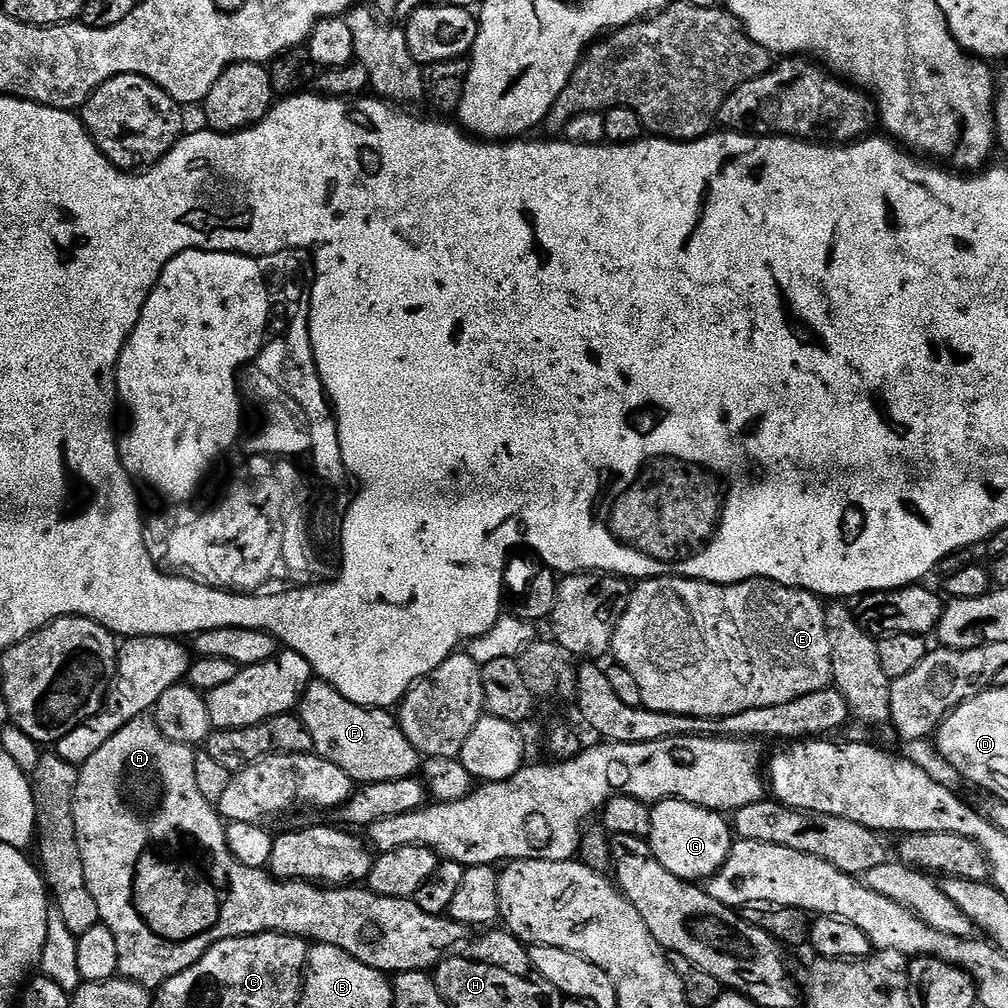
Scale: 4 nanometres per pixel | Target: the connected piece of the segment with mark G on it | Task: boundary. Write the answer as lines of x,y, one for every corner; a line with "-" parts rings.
662,800
651,805
650,834
646,838
654,858
678,878
704,882
726,862
734,843
734,832
723,815
681,800

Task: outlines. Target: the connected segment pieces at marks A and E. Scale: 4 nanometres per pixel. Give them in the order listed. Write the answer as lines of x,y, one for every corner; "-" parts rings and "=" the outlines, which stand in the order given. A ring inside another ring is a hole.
145,714
134,718
134,722
126,722
126,726
122,726
122,730
118,730
118,734
114,734
114,738
106,742
106,746
101,746
85,764
79,765
80,777
74,794
74,826
78,834
78,846
82,850
86,886
90,894
94,894
94,902
98,906
100,915
99,923
104,924
110,930
110,934
114,934
114,942
118,942
119,975
123,979
132,980
146,989
155,990
170,978
174,978
174,974
194,966
194,962
198,962
202,954
209,952
213,944
239,936
253,936
259,932
285,932
291,936
303,936
309,942
338,946
346,950
346,954
358,958
358,962
385,974
428,972
435,969
445,956
459,949
469,939
469,925
460,924
447,915
426,914
426,910
422,910
422,906
418,906
415,899
382,898
378,894
369,892
364,886
333,888
310,884
306,880
277,880
271,871
242,866
228,848
225,821
214,805
206,802
206,798
202,798
198,790
198,781
194,779
195,761
196,752
189,745
170,742
170,738
166,738
166,734
162,734
162,730
156,725
155,719
=
655,576
649,580
639,581
633,587
632,597
626,606
626,614
622,614
612,635
610,652
615,663
630,670
630,675
637,680
638,687
642,690
643,707
651,712
718,720
722,716
742,714
742,710
758,710
762,706
778,706
782,702
794,702
794,698
802,698
802,694
814,694
814,690
822,690
832,684
832,655
830,638
826,634
825,611
821,597
813,596
811,592
803,592
800,588
787,588
773,580
743,580
737,584
711,584
681,576

